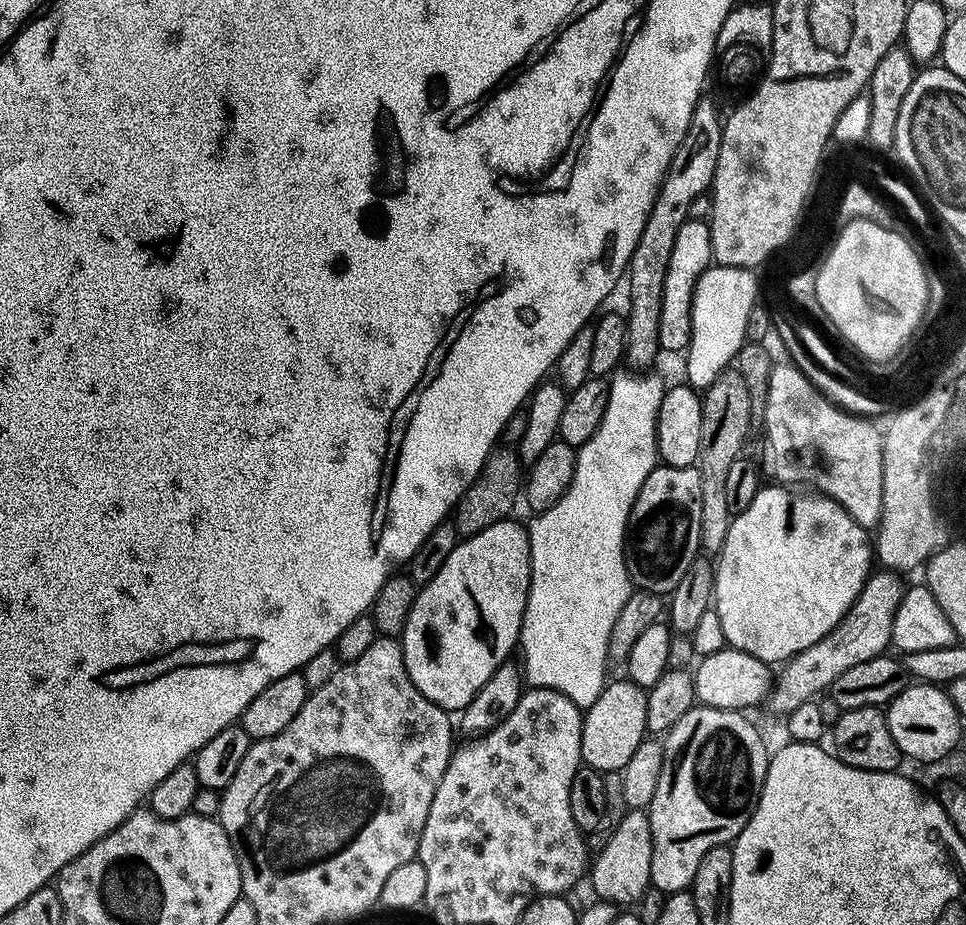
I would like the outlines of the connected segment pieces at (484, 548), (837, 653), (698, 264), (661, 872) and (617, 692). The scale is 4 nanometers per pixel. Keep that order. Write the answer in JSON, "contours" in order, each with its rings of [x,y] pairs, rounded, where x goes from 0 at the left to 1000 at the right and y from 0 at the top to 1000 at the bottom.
{"contours":[[[[527,560],[511,564],[511,569],[503,569],[503,573],[499,573],[490,579],[479,581],[473,587],[470,595],[466,595],[466,603],[462,603],[462,608],[458,608],[458,616],[453,616],[453,621],[449,621],[449,625],[445,625],[445,629],[438,632],[431,641],[431,649],[428,657],[420,668],[419,679],[416,684],[416,695],[418,698],[418,715],[420,716],[420,724],[424,729],[424,737],[429,737],[429,742],[433,742],[433,746],[437,746],[437,750],[441,755],[445,755],[445,759],[449,759],[454,765],[463,768],[465,771],[475,771],[491,755],[491,750],[495,750],[495,746],[499,746],[499,742],[503,742],[503,737],[507,737],[507,729],[511,729],[511,724],[516,724],[516,720],[520,720],[527,712],[525,707],[491,707],[491,636],[543,636],[549,638],[549,625],[551,624],[551,600],[549,599],[549,586],[547,585],[546,570],[540,565],[533,566],[533,561]]],[[[922,616],[904,617],[894,630],[892,642],[888,642],[884,655],[880,655],[872,672],[867,672],[867,677],[863,677],[855,690],[843,694],[843,698],[830,703],[806,723],[808,726],[802,732],[793,765],[804,770],[807,776],[815,775],[816,771],[826,768],[830,759],[848,754],[852,744],[853,747],[860,745],[867,729],[889,720],[891,716],[901,716],[901,711],[916,708],[923,695],[925,664],[938,639],[938,631],[932,627],[935,626]]],[[[714,236],[702,249],[702,257],[698,262],[698,270],[694,275],[694,289],[689,291],[689,309],[685,309],[685,344],[681,352],[681,370],[684,382],[707,382],[714,370],[716,360],[716,323],[723,309],[723,301],[727,301],[730,292],[738,289],[737,258],[733,248],[733,238]]],[[[718,763],[706,772],[689,794],[696,801],[687,804],[681,850],[677,850],[677,863],[669,875],[675,903],[674,959],[688,966],[715,961],[718,945],[723,945],[723,932],[727,932],[728,925],[739,919],[739,915],[761,910],[783,875],[795,836],[797,809],[791,805],[786,789],[770,774],[773,773],[766,768]]],[[[643,733],[626,738],[623,750],[604,771],[601,823],[608,829],[622,837],[641,836],[652,824],[656,811],[669,798],[669,755],[668,745],[661,744],[655,735]]]]}

